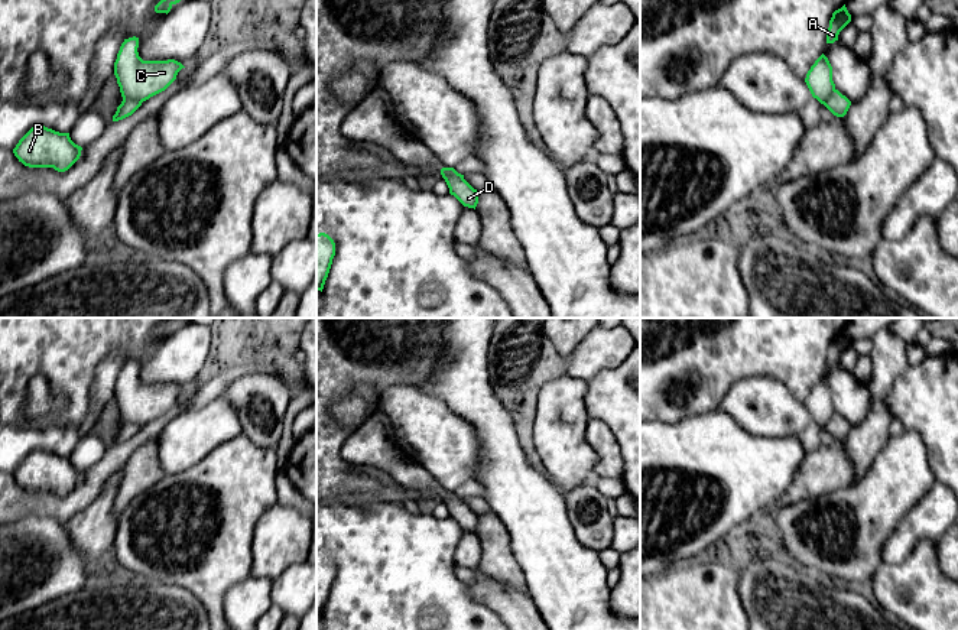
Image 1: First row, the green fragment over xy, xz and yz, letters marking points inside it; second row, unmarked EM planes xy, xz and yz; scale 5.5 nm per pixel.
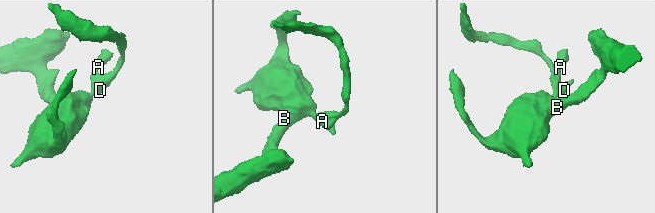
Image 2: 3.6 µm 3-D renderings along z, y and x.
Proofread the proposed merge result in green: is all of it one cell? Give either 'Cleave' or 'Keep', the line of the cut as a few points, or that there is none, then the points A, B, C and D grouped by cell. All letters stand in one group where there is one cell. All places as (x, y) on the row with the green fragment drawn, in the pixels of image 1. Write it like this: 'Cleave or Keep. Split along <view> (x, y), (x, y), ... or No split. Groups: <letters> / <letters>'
Cleave. Split along xy (123, 98), (135, 98), (140, 103). Groups: A C / B D

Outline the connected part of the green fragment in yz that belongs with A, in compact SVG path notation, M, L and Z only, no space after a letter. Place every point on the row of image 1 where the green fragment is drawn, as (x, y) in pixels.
M845 4L832 13L829 20L829 27L827 32L827 43L834 43L838 40L840 32L851 22L851 14L848 13Z

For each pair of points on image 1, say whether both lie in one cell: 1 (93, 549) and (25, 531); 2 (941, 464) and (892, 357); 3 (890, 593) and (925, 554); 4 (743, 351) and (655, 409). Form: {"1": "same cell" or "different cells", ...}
{"1": "different cells", "2": "different cells", "3": "same cell", "4": "same cell"}

